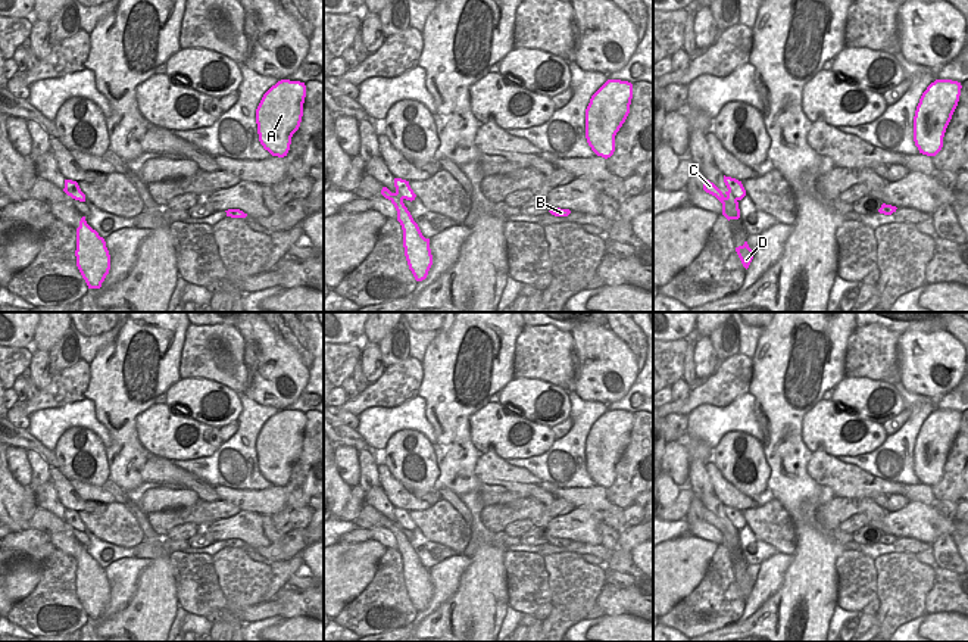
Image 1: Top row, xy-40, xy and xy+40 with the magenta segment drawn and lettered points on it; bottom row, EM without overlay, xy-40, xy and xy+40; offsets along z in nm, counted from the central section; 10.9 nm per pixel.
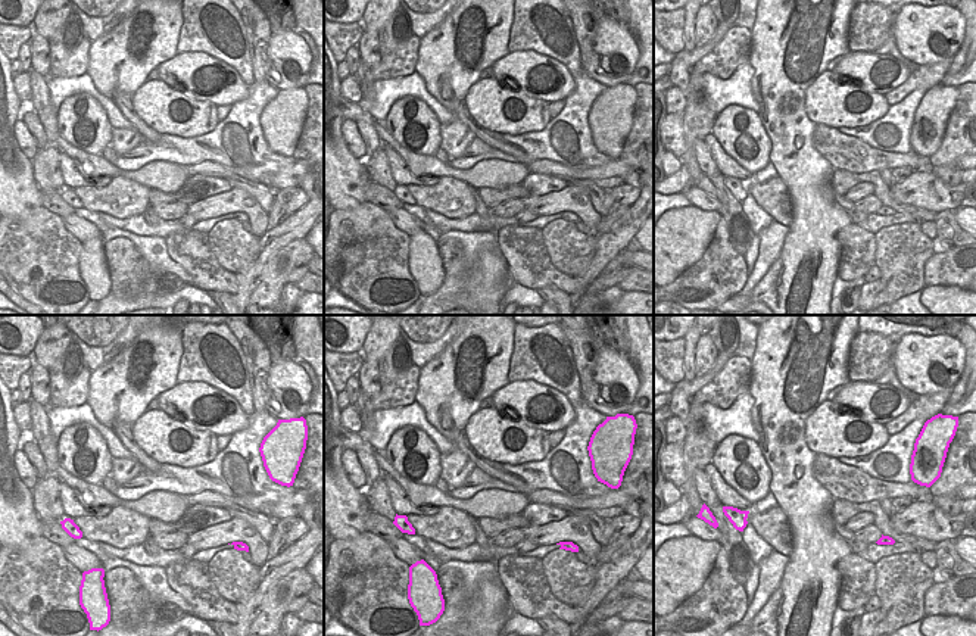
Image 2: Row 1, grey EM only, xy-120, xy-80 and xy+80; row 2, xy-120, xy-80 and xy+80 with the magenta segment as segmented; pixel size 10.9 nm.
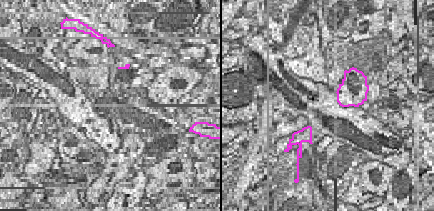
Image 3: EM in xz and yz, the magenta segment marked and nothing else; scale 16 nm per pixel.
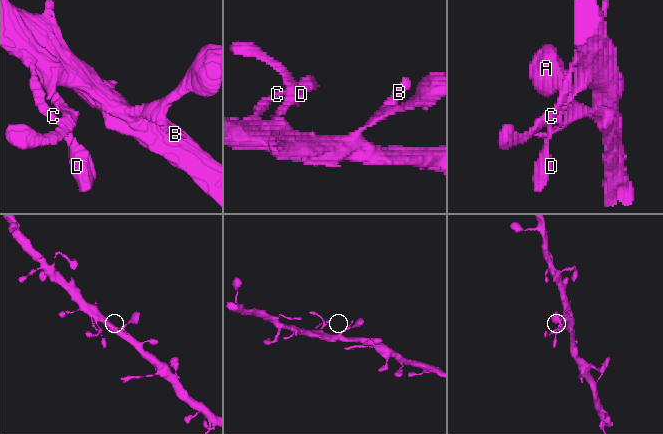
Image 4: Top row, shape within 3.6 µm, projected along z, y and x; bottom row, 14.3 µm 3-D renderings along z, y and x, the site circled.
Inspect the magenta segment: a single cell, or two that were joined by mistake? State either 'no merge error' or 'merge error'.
no merge error

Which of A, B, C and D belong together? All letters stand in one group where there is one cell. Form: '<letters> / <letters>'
A B C D

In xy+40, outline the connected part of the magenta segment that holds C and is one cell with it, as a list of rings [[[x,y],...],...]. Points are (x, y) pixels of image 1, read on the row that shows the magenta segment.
[[[703,177],[703,190],[712,196],[715,196],[722,203],[722,215],[730,219],[740,218],[739,202],[746,196],[746,190],[741,181],[725,177],[724,183],[727,186],[727,191],[722,193],[713,183]]]

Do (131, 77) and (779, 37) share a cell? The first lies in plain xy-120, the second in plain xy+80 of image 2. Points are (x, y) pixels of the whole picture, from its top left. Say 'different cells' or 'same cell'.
same cell

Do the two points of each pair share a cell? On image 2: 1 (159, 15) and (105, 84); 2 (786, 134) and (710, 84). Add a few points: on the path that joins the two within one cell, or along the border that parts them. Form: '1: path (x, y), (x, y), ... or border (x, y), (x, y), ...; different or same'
1: path (156, 36), (146, 58), (125, 64); same
2: border (748, 64), (752, 68), (751, 94), (758, 112); different

